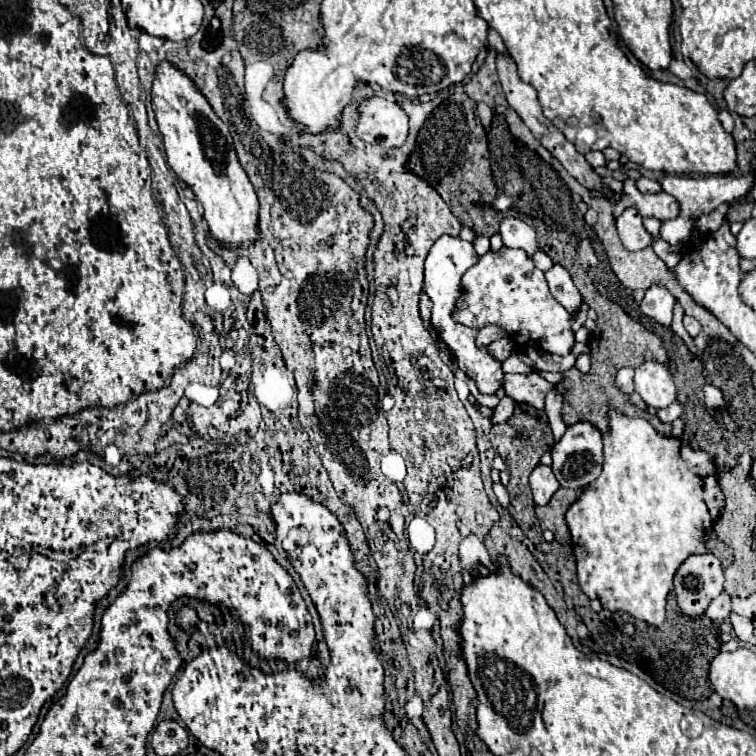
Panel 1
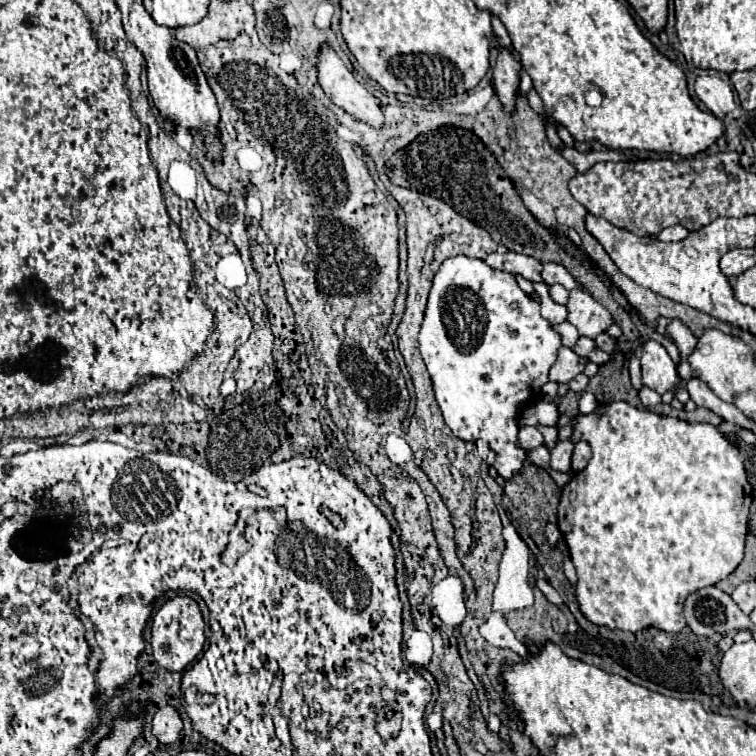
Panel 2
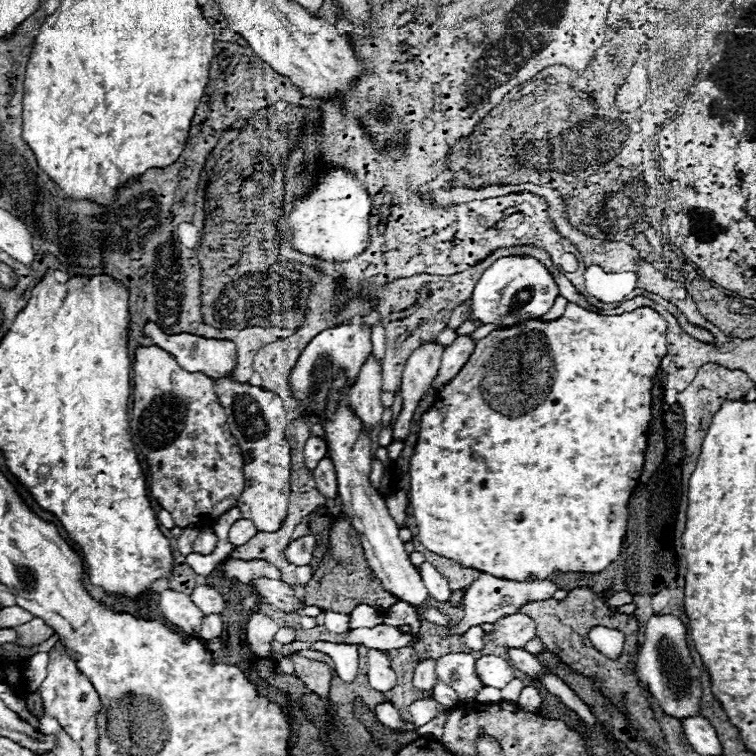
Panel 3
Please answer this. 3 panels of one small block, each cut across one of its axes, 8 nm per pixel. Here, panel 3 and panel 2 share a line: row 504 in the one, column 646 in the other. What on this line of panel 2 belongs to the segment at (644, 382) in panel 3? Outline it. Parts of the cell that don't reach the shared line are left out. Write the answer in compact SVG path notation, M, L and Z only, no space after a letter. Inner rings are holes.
M618 400L618 402L608 402L596 408L590 414L578 414L574 420L572 428L572 442L584 440L592 448L592 460L588 466L574 474L572 480L562 488L560 496L560 506L558 506L558 528L566 540L566 546L570 550L570 558L576 566L578 572L578 584L576 584L576 598L580 604L582 614L598 624L598 626L608 626L608 628L620 628L628 632L638 632L642 628L658 628L664 632L680 632L686 626L684 614L682 614L682 604L688 594L696 592L698 588L712 586L720 580L724 580L728 574L736 570L736 566L742 562L744 556L744 538L748 534L748 508L752 504L752 488L746 476L746 454L738 450L734 444L730 444L716 426L712 424L690 424L678 418L670 416L658 416L648 410L636 410L634 406Z

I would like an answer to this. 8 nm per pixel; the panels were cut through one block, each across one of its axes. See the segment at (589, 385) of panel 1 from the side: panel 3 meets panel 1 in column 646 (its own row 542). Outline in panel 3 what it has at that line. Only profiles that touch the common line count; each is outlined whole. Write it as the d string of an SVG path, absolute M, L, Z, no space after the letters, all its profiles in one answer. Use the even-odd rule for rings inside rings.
M346 516L336 518L330 532L330 560L324 562L324 566L318 566L312 580L306 584L306 604L320 606L332 612L350 614L358 604L368 604L378 612L386 612L396 602L398 600L390 592L382 590L380 582L368 568L364 550L360 546L356 530L350 526L350 520Z

